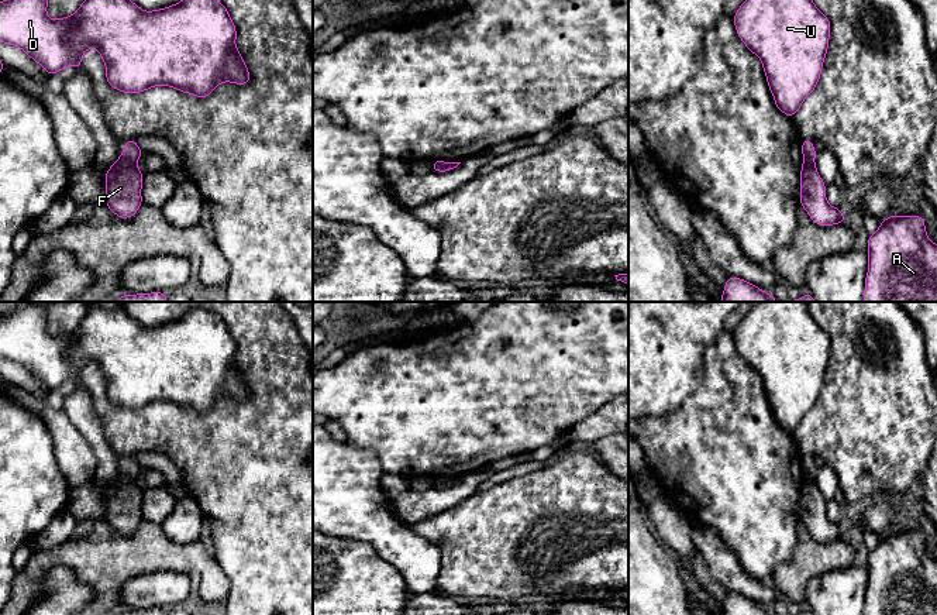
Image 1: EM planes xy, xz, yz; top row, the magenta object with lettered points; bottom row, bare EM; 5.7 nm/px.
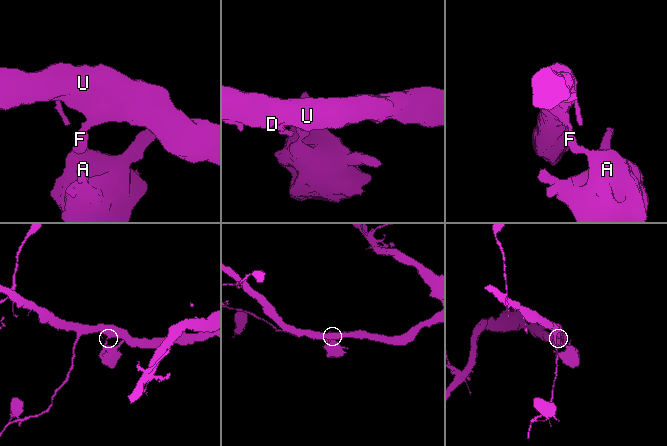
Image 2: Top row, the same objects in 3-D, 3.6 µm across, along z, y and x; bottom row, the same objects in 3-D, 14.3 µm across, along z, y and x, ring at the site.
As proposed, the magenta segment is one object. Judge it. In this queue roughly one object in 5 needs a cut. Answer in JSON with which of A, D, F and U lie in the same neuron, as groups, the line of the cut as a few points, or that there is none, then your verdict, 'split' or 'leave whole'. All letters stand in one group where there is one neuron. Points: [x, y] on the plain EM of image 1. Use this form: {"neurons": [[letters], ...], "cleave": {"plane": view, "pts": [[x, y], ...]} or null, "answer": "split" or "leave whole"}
{"neurons": [["A", "F"], ["D", "U"]], "cleave": {"plane": "xy", "pts": [[123, 469], [134, 478]]}, "answer": "split"}

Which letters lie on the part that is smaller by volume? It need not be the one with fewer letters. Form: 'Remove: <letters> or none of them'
Remove: A, F

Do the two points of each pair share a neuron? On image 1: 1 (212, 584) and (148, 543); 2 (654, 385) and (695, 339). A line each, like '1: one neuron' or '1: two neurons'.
1: one neuron
2: one neuron

